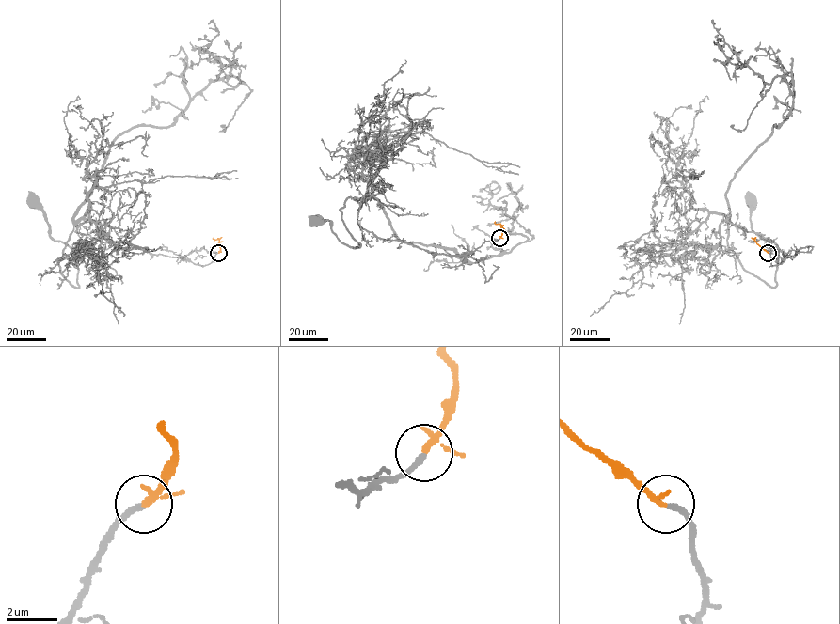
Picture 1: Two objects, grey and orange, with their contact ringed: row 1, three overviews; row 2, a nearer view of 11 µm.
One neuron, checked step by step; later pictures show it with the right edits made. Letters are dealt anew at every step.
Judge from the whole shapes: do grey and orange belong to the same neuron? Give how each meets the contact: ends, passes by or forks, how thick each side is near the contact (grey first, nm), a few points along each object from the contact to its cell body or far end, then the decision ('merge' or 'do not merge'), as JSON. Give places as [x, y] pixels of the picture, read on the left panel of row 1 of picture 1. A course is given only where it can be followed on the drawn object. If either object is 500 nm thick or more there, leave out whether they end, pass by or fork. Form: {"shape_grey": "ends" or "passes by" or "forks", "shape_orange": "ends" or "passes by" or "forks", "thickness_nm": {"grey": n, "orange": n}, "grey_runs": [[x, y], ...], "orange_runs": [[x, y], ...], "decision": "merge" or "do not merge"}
{"shape_grey": "ends", "shape_orange": "forks", "thickness_nm": {"grey": 220, "orange": 120}, "grey_runs": [[218, 253], [203, 266], [120, 247], [76, 232], [81, 219], [58, 261], [77, 287], [72, 250], [31, 201]], "orange_runs": [[218, 253], [218, 240], [213, 237]], "decision": "merge"}

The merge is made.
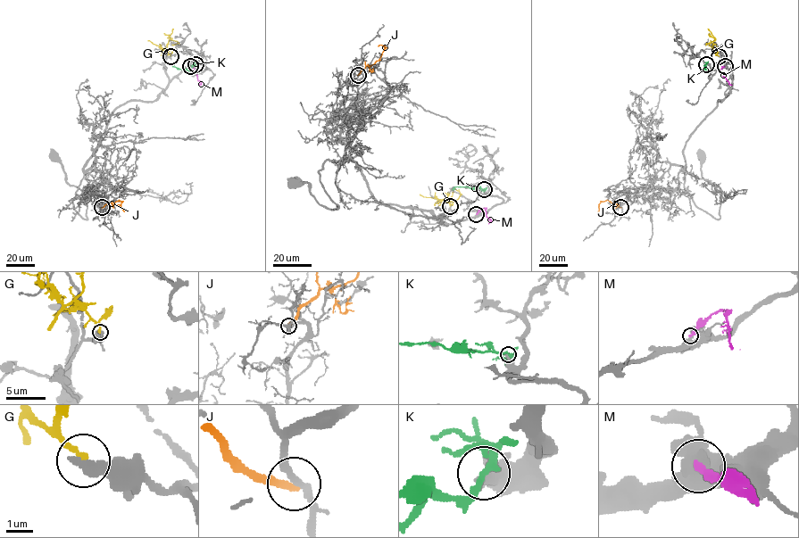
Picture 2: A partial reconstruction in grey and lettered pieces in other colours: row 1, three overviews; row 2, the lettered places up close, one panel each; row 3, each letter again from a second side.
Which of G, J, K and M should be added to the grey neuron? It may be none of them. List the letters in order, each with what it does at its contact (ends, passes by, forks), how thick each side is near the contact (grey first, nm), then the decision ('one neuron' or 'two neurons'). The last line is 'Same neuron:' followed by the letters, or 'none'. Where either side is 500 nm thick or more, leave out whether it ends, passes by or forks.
G: it ends there; 360 nm thick on the grey side, 280 nm on the other; two neurons
J: it ends there; 240 nm thick on the grey side, 260 nm on the other; two neurons
K: it forks there; 280 nm thick on the grey side, 200 nm on the other; two neurons
M: 700 nm thick on the grey side, 320 nm on the other; two neurons
Same neuron: none

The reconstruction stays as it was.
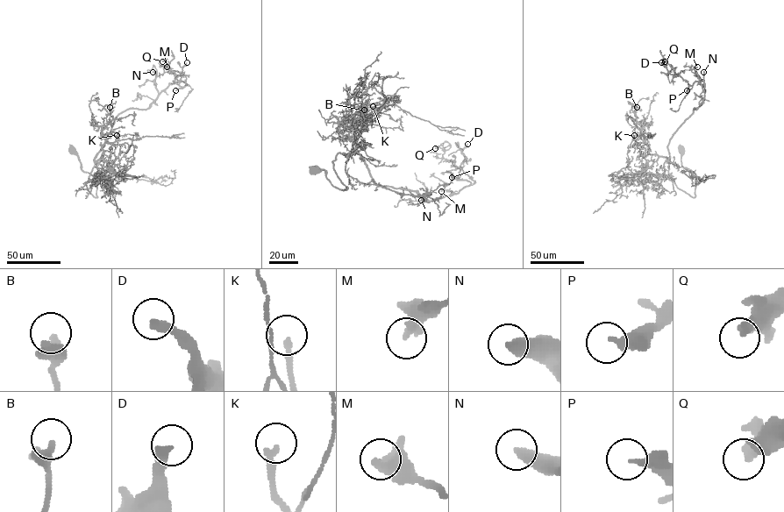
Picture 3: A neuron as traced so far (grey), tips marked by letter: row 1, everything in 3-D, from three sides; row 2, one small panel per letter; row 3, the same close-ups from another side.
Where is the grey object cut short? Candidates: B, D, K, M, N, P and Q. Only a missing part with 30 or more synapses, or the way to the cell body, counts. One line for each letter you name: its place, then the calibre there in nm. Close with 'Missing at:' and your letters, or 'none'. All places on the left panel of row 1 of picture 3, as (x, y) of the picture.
D: Place: (187, 62). Thickness 360 nm
N: Place: (153, 72). Thickness 480 nm
P: Place: (175, 90). Thickness 320 nm
Missing at: D, N, P

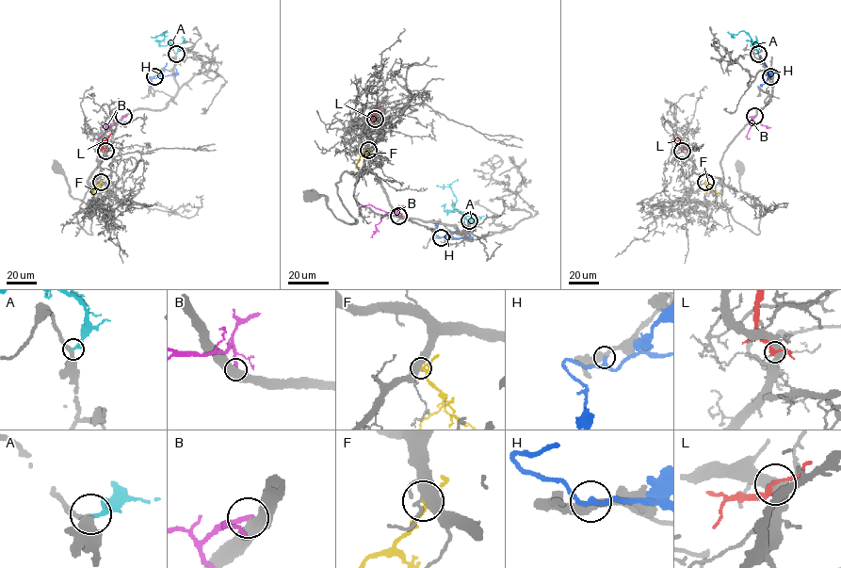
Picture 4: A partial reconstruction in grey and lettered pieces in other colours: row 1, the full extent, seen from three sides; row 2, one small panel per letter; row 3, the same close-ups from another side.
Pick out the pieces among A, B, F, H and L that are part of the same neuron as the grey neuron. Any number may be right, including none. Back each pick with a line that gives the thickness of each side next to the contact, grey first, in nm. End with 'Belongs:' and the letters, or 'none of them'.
Belongs: none of them

